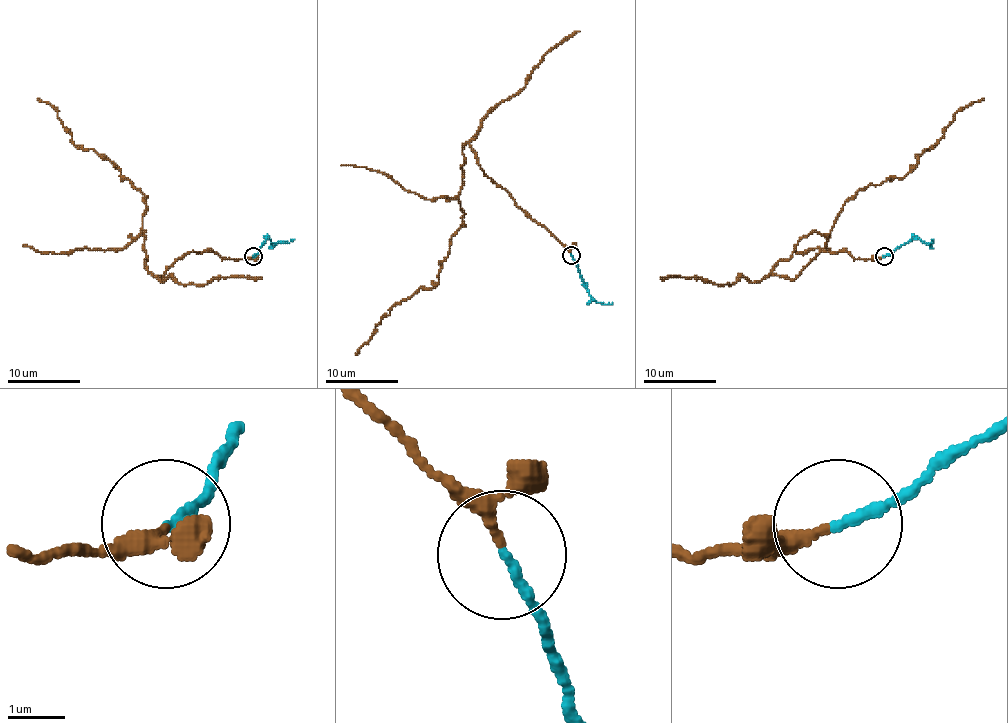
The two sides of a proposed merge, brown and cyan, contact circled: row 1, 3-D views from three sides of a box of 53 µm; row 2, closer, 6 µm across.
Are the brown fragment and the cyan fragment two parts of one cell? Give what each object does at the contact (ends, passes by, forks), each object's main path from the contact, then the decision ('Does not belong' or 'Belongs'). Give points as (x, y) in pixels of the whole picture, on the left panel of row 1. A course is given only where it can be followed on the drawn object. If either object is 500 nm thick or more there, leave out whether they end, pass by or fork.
At the ring brown passes by. At the ring cyan ends. Course of brown: (252, 255), (189, 252), (160, 279), (148, 272), (144, 196), (113, 163), (77, 147), (55, 111), (37, 100). Course of cyan: (252, 255), (267, 239), (280, 243), (294, 239). Belongs

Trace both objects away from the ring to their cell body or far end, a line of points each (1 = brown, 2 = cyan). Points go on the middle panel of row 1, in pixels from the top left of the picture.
1: (570, 254), (478, 165), (466, 143), (462, 225), (439, 281), (395, 302), (355, 355)
2: (570, 255), (587, 291), (598, 302), (612, 302)

